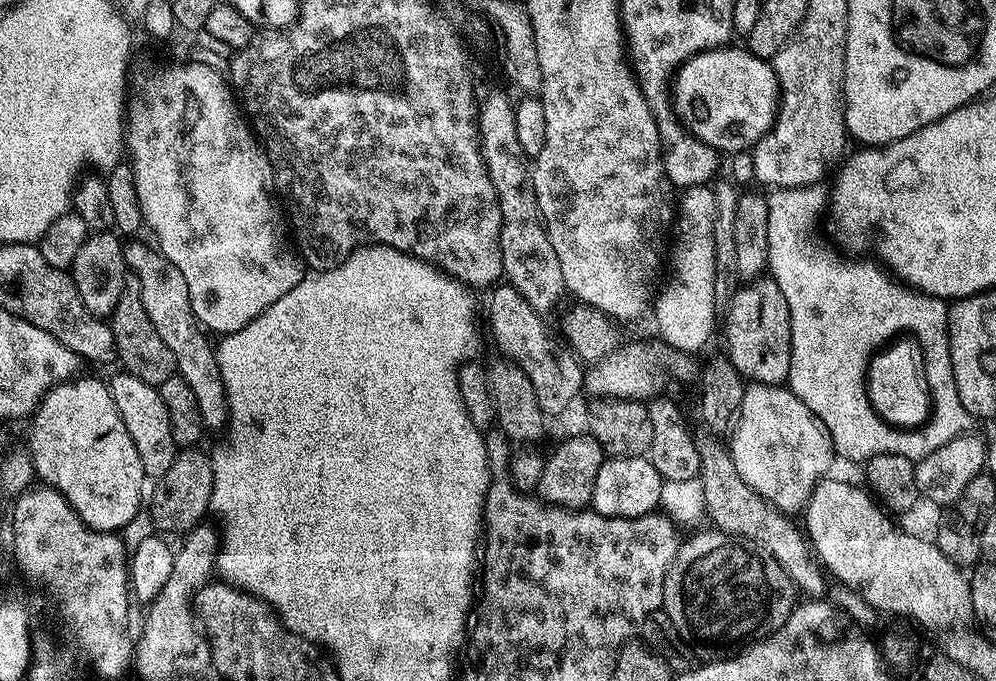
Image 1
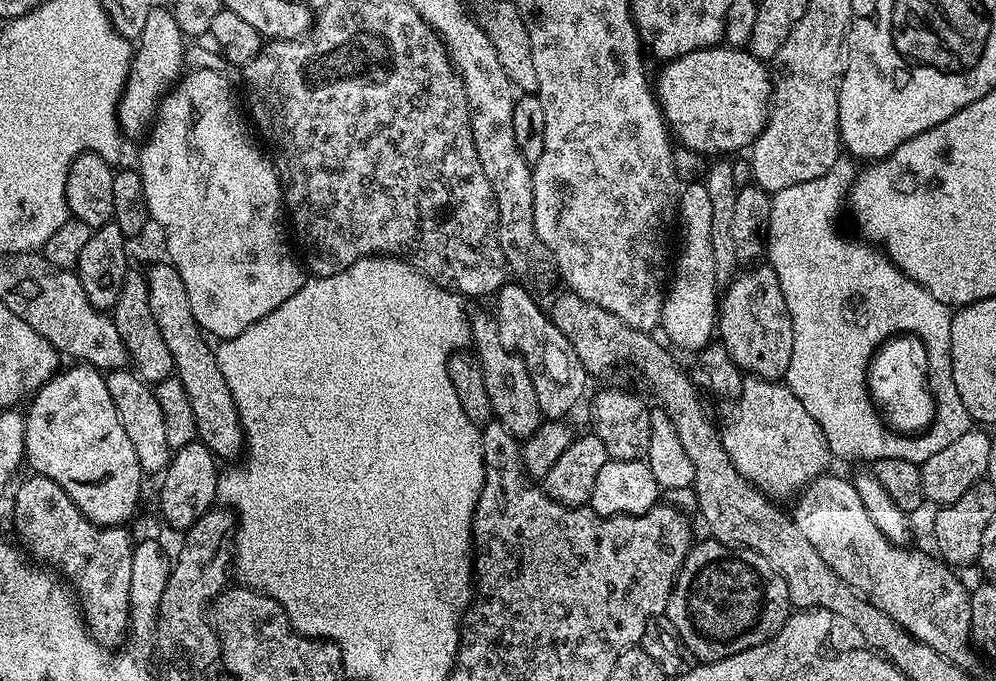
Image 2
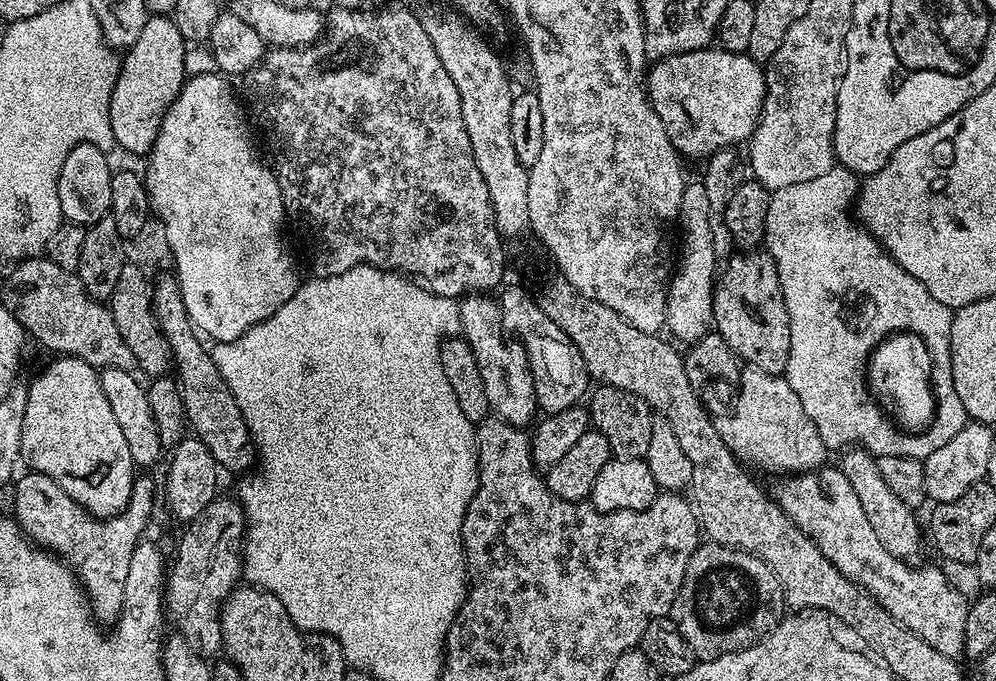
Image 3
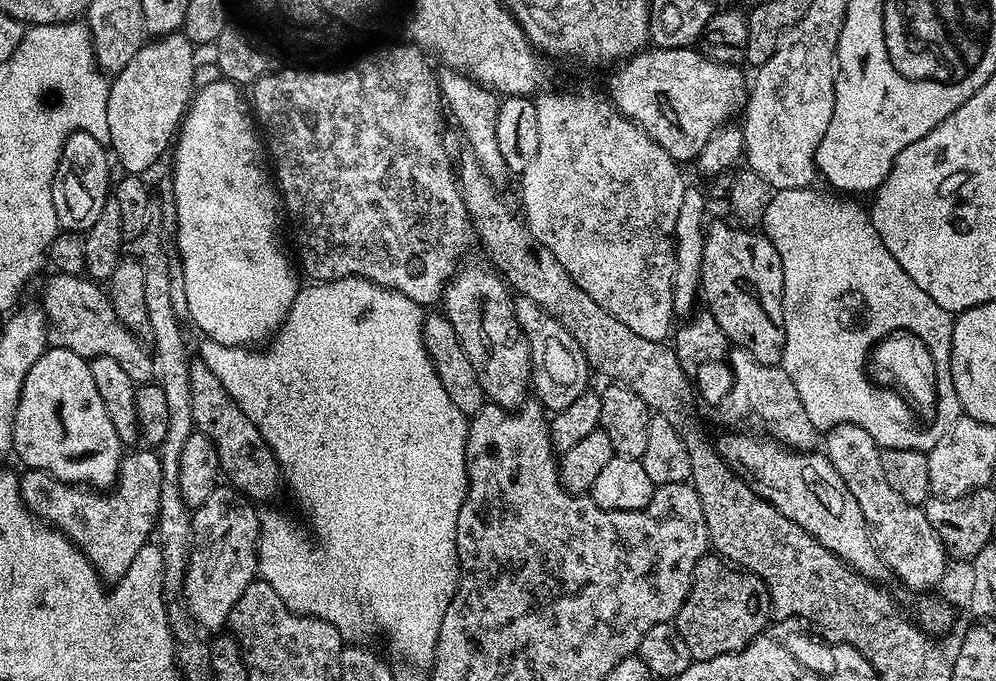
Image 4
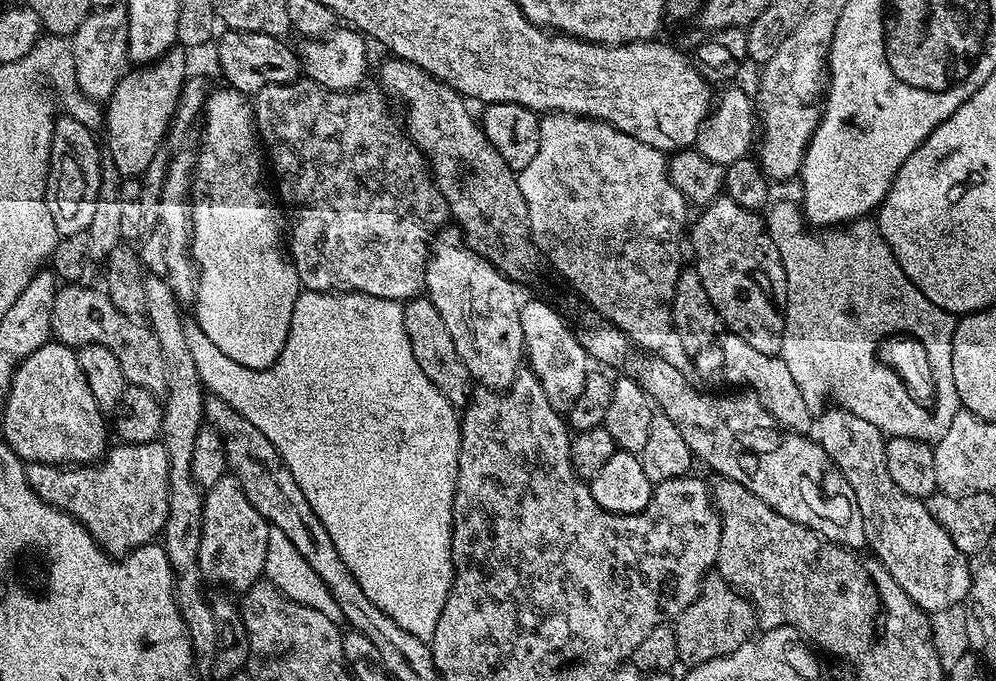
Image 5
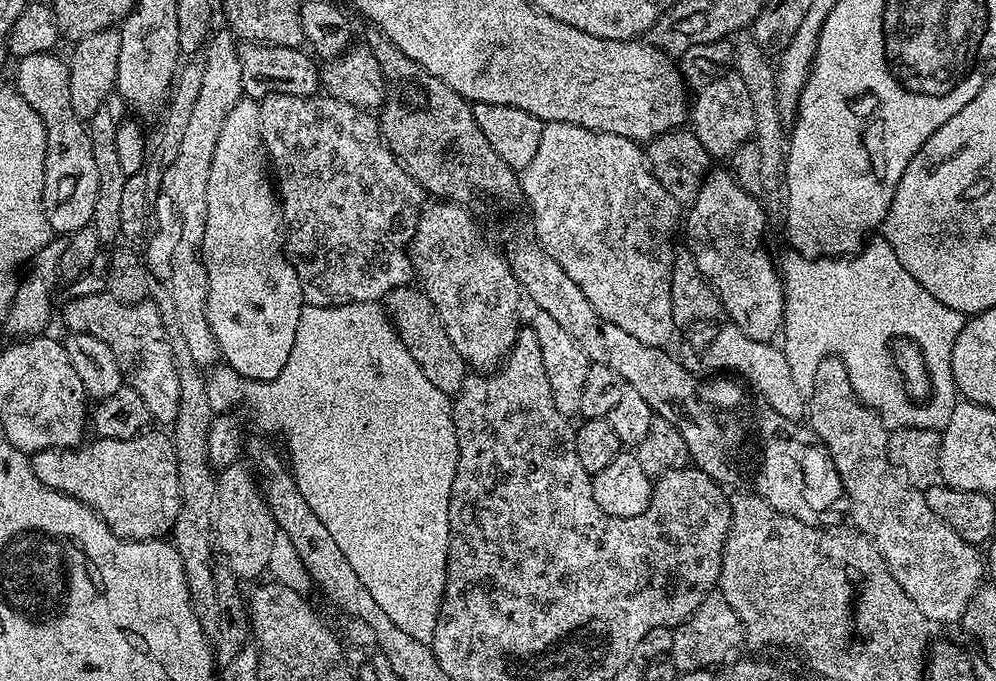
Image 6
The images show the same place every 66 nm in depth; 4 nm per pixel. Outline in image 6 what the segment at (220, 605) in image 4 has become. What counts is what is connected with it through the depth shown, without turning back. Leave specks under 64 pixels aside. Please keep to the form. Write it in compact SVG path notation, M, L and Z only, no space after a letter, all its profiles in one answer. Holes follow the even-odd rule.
M237 462L229 468L219 469L216 476L216 515L212 522L215 555L228 556L227 567L241 581L255 581L260 578L255 576L265 575L277 534L276 523L268 512L268 503L260 493L260 485L251 467Z

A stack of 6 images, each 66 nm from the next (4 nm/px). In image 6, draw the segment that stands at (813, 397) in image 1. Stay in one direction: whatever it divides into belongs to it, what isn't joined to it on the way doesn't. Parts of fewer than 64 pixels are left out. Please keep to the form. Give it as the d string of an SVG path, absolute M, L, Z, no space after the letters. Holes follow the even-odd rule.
M873 235L858 254L847 258L813 258L788 250L783 260L780 260L780 268L784 286L782 347L786 362L790 362L790 375L804 397L812 395L818 366L835 354L844 364L850 386L860 403L874 410L885 428L921 428L940 432L947 426L950 414L954 414L954 406L958 403L952 351L964 325L965 313L950 310L950 306L942 306L942 302L938 302L930 290L922 290L922 286L914 282L910 270L898 262L898 254L894 254L890 242L886 242L883 235ZM896 332L908 332L908 336L916 336L916 341L920 341L924 352L927 352L924 361L930 365L934 374L934 402L931 407L911 407L905 401L904 388L901 388L900 378L896 376L896 368L892 368L892 360L888 360L888 351L884 350L884 340Z

